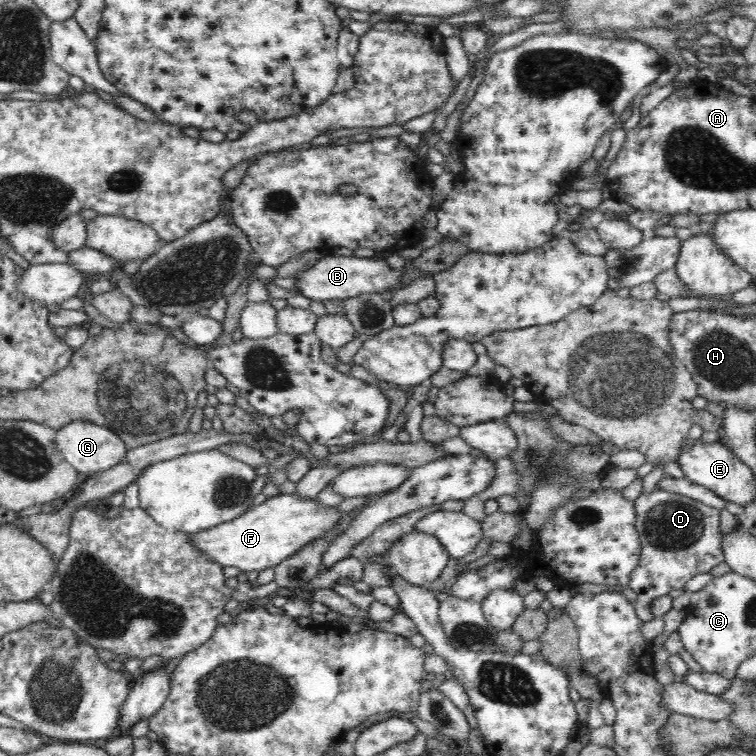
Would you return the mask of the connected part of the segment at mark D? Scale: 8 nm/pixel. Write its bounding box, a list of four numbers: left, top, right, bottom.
[629,489,724,622]

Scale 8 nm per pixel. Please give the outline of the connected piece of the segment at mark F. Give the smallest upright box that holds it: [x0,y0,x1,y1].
[187,494,344,572]

